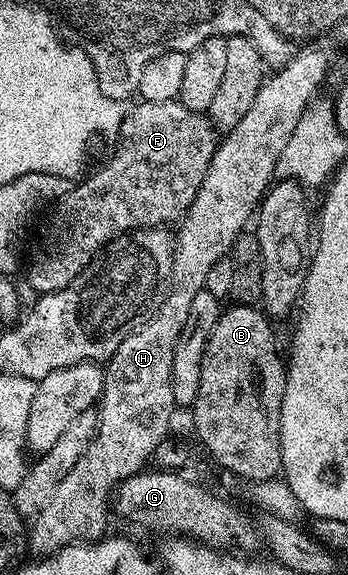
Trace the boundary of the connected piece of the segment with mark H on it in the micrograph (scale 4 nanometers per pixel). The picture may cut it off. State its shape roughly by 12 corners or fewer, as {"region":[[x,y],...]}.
{"region":[[304,44],[226,130],[174,234],[165,303],[106,362],[89,451],[29,549],[100,540],[168,440],[173,347],[331,65]]}

